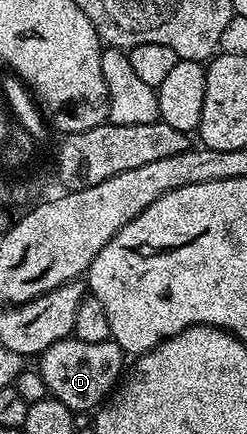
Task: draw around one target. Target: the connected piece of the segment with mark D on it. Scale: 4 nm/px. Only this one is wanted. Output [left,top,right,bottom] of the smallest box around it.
[39,335,127,415]

